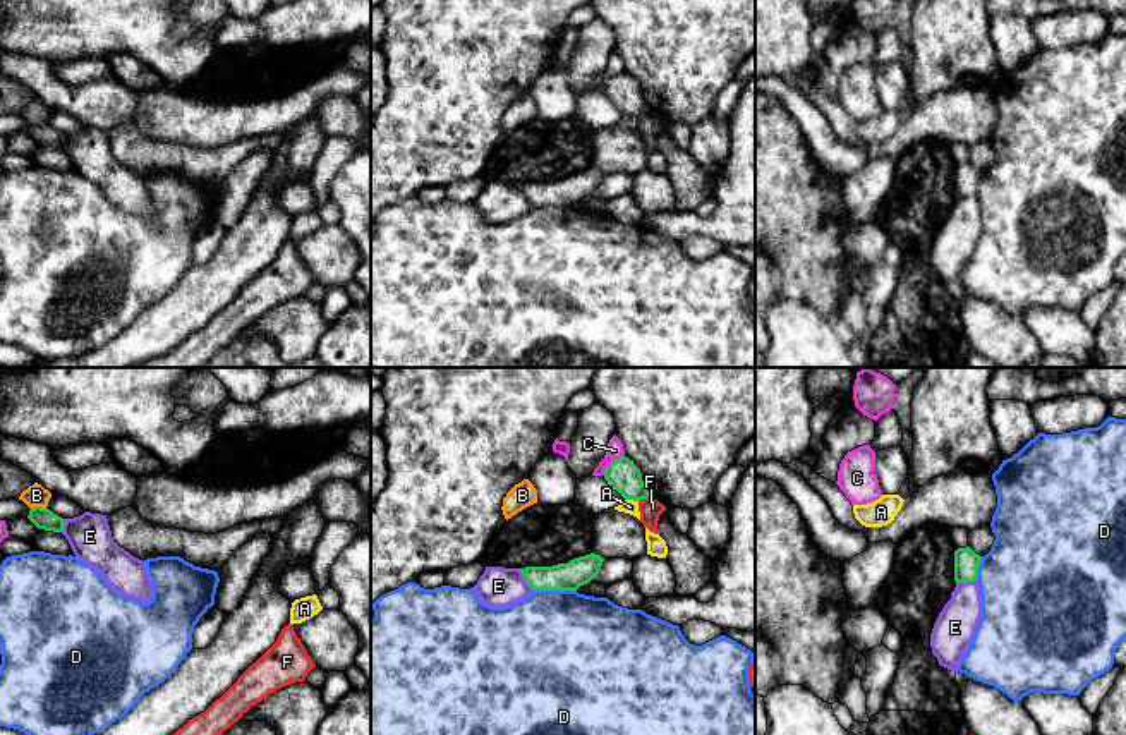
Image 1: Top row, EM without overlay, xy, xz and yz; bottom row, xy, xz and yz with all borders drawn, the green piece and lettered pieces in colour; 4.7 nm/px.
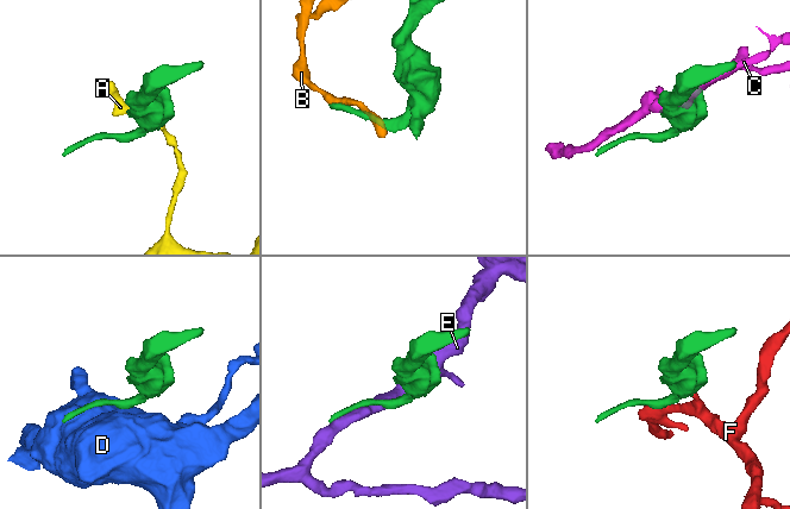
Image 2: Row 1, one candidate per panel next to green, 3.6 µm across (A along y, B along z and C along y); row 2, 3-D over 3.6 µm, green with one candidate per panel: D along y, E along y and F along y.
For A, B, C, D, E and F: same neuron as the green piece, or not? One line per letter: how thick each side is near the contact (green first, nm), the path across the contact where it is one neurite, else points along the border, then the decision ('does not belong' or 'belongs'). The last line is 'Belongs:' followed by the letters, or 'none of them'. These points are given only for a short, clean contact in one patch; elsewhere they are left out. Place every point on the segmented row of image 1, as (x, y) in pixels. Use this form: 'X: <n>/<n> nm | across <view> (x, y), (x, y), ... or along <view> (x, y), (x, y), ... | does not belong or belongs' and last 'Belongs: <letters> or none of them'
A: 150/70 nm | along xz (625, 498), (637, 502) | does not belong
B: 100/100 nm | along xy (45, 507), (31, 509) | does not belong
C: 150/90 nm | does not belong
D: 130/500 nm | along xz (532, 589), (575, 591) | does not belong
E: 130/190 nm | does not belong
F: 150/100 nm | along xz (647, 495), (639, 502) | does not belong
Belongs: none of them

